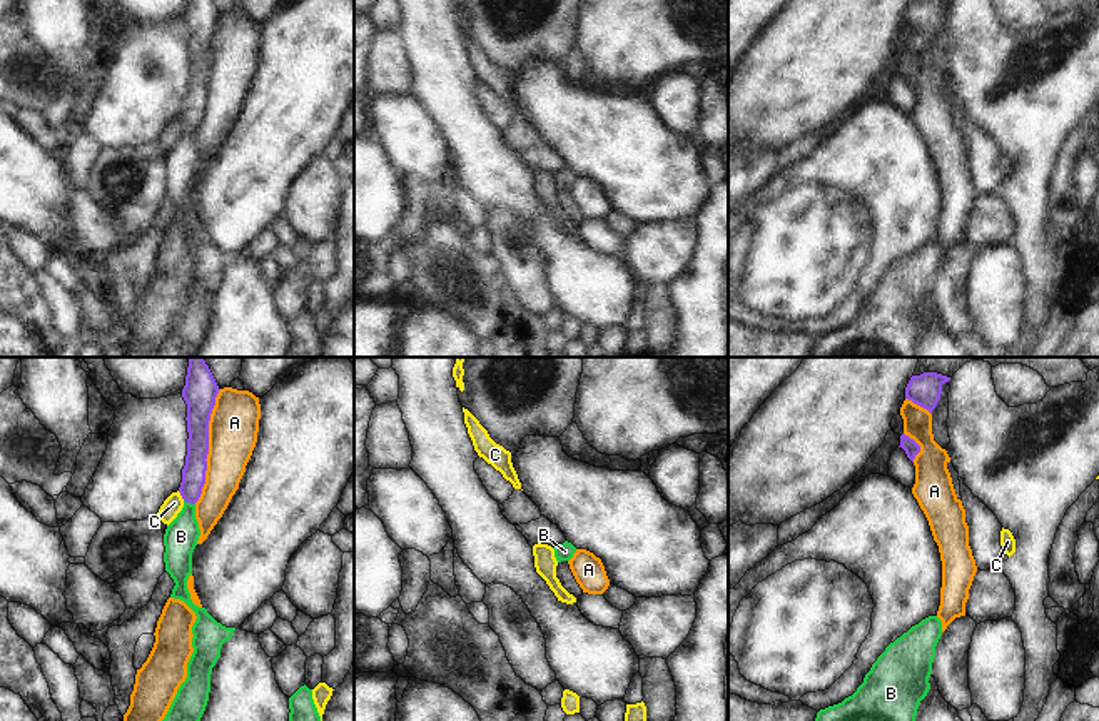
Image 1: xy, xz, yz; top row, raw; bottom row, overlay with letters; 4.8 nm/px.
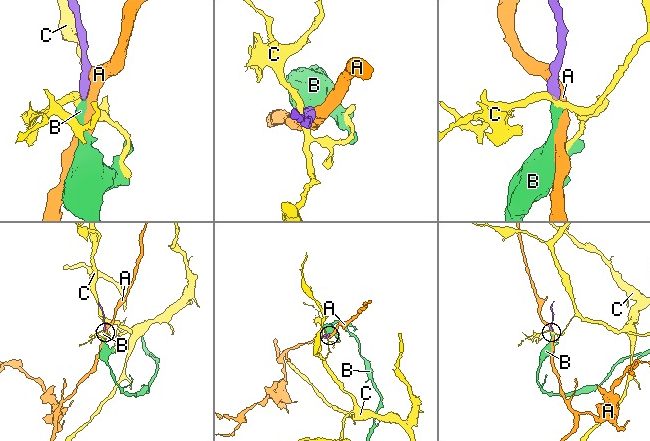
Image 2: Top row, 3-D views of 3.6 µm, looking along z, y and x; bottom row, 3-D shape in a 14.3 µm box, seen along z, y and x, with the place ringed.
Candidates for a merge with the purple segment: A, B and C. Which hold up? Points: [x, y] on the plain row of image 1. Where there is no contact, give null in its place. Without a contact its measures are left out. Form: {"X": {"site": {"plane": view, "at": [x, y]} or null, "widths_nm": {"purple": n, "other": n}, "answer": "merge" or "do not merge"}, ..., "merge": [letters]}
{"A": {"site": {"plane": "xy", "at": [207, 72]}, "widths_nm": {"purple": 150, "other": 240}, "answer": "do not merge"}, "B": {"site": {"plane": "xy", "at": [189, 127]}, "widths_nm": {"purple": 110, "other": 160}, "answer": "merge"}, "C": {"site": {"plane": "xy", "at": [181, 121]}, "widths_nm": {"purple": 110, "other": 90}, "answer": "do not merge"}, "merge": ["B"]}

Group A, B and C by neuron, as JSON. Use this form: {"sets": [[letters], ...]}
{"sets": [["A"], ["B"], ["C"]]}

